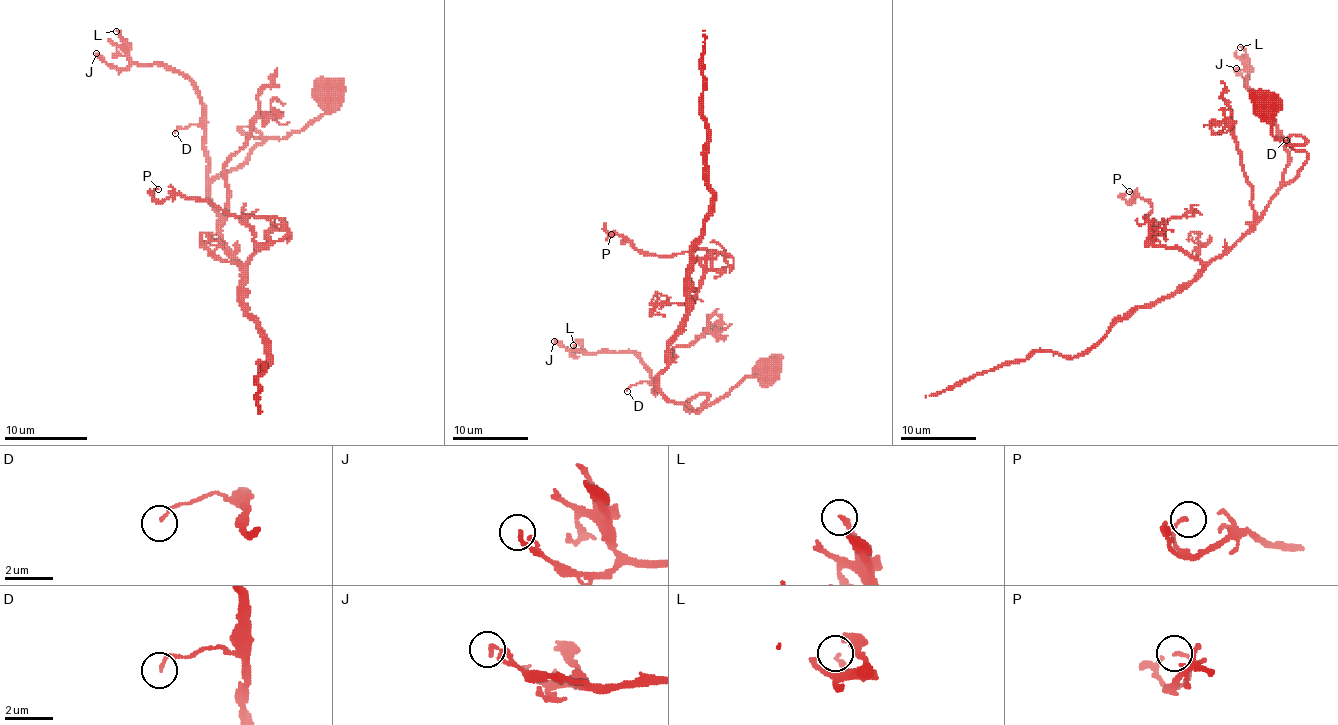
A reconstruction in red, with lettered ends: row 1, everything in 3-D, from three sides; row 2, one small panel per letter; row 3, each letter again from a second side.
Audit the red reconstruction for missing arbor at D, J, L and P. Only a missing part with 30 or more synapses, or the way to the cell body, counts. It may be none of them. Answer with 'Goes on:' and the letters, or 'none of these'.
Goes on: none of these

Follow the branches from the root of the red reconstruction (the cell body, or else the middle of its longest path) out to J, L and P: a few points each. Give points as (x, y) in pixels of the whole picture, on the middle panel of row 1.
J: (764, 372), (689, 410), (699, 394), (707, 398), (695, 412), (655, 394), (632, 353), (568, 351), (554, 341)
L: (764, 372), (689, 410), (699, 394), (707, 398), (695, 412), (655, 394), (632, 353), (573, 345)
P: (764, 372), (686, 404), (705, 394), (701, 412), (672, 402), (667, 347), (705, 261), (729, 253), (611, 234)

